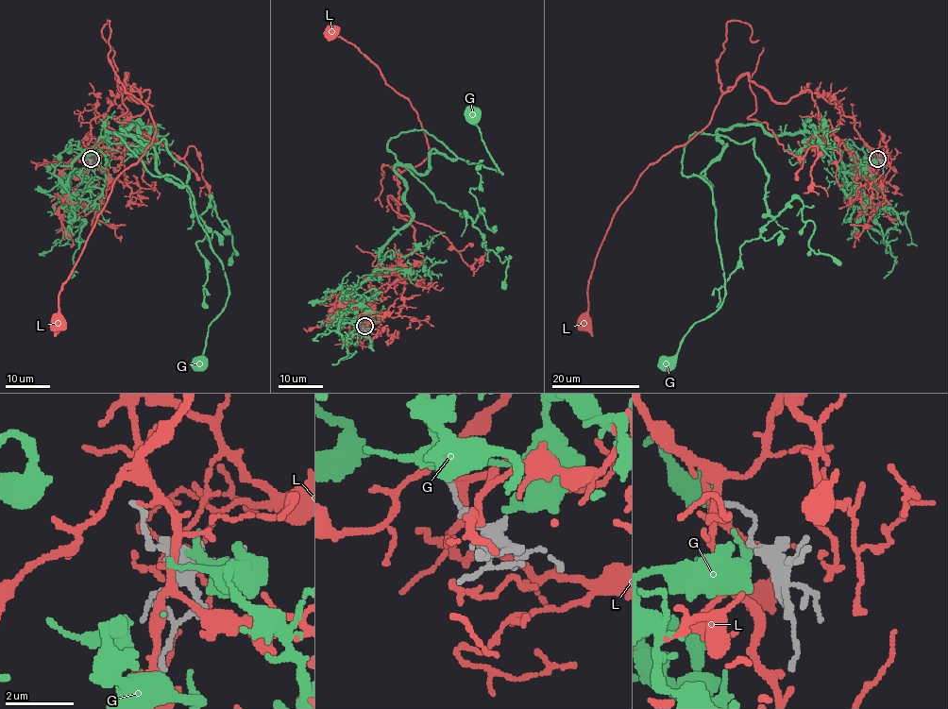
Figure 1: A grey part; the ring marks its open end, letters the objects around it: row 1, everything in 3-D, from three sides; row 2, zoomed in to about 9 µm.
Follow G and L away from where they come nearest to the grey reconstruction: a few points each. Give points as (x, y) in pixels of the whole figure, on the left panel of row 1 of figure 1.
G: (91, 160), (80, 149), (135, 125), (122, 128), (189, 189), (228, 288), (202, 363)
L: (84, 153), (119, 94), (142, 101), (126, 75), (153, 140), (116, 179), (54, 335)

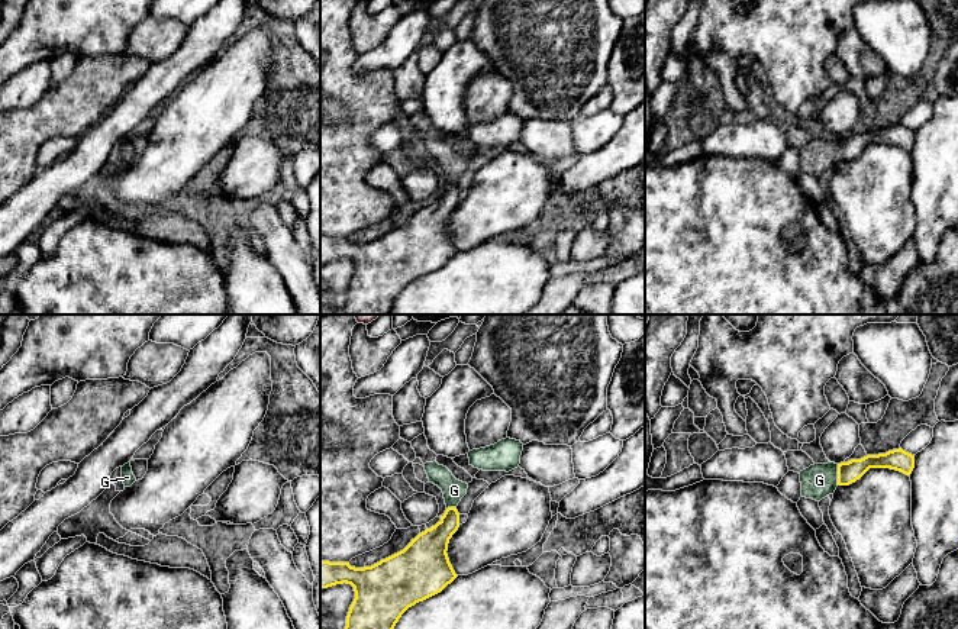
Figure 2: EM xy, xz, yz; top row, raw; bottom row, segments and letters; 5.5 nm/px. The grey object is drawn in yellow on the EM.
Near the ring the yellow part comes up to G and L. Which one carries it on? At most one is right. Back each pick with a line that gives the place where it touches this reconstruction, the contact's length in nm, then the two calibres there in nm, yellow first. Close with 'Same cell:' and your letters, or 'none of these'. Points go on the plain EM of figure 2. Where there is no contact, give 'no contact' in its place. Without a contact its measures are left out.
G: contact yz (838, 150); length 120 nm; calibres 120 and 190 nm
Same cell: G

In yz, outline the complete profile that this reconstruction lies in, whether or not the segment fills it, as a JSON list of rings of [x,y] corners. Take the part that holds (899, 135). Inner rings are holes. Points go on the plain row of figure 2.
[[[899,123],[841,139],[810,141],[799,148],[801,172],[820,177],[826,171],[833,170],[838,161],[849,161],[859,155],[870,143],[890,143],[910,151],[915,143],[915,130]]]

